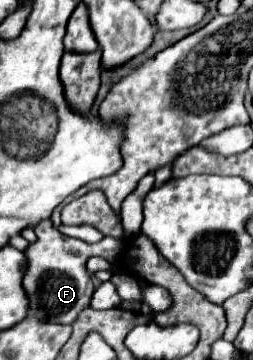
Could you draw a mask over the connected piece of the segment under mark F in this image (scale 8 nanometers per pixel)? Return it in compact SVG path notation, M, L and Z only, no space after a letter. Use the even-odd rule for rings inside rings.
M43 220L35 226L37 242L25 252L29 256L29 268L25 274L25 290L31 304L31 314L41 320L51 320L57 324L73 324L81 310L85 310L93 296L91 274L87 272L85 262L91 256L103 256L109 262L115 262L123 251L125 242L105 236L97 244L87 244L77 238L69 238L61 232L55 232L51 220Z

